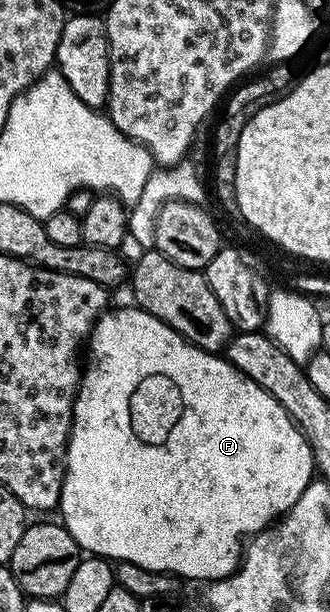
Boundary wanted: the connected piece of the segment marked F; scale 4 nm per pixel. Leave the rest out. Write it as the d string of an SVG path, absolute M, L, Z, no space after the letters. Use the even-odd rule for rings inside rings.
M139 307L131 308L109 308L96 320L96 325L92 328L92 336L86 342L86 364L80 374L80 386L76 388L76 398L72 404L72 430L68 436L68 454L64 456L64 482L60 492L58 513L64 516L61 517L62 524L70 531L74 540L80 544L80 548L85 554L107 557L116 563L129 561L132 564L137 564L140 568L146 568L152 572L175 574L181 579L189 577L192 581L204 581L203 583L221 581L222 578L229 577L240 566L242 554L245 552L246 542L249 538L255 537L257 533L261 533L263 529L268 528L277 519L283 517L290 507L294 507L294 503L300 498L302 491L306 491L308 484L314 480L312 452L306 443L306 439L301 435L300 428L292 421L290 414L281 407L278 399L274 399L262 387L258 387L258 383L254 383L254 379L242 375L242 371L238 371L228 362L227 356L208 353L205 349L200 349L194 343L187 341L181 333L174 331L174 327L162 323L162 319L150 315Z

